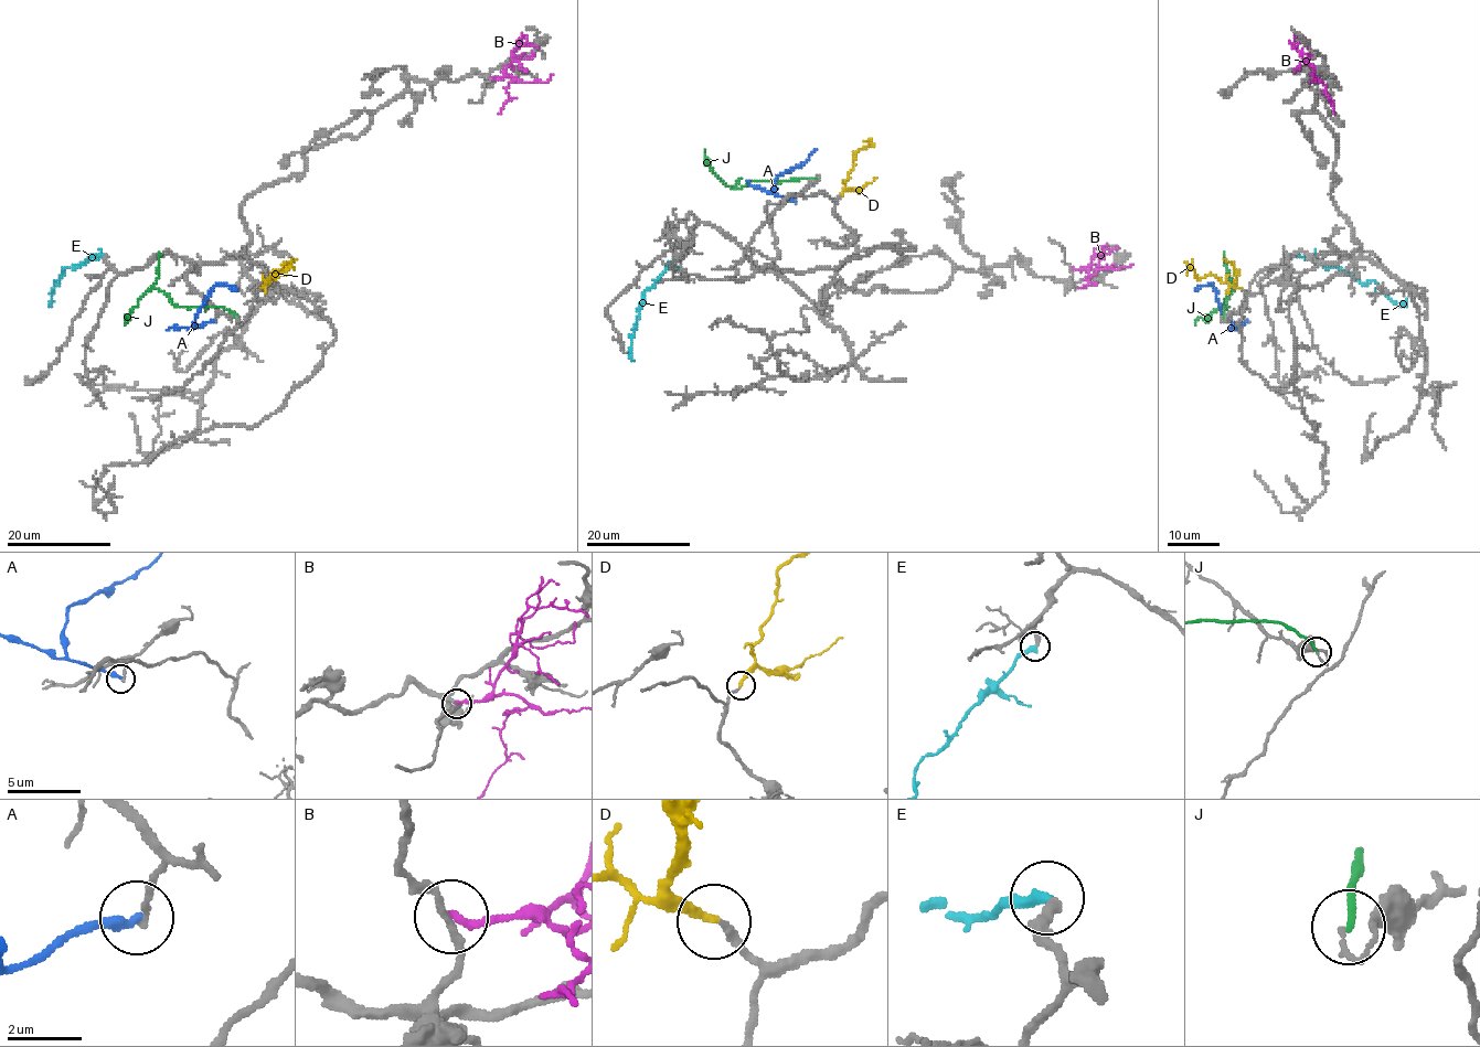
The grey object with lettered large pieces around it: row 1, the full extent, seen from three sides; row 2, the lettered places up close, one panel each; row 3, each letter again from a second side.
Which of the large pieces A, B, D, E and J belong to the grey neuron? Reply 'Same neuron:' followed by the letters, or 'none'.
Same neuron: D, E

